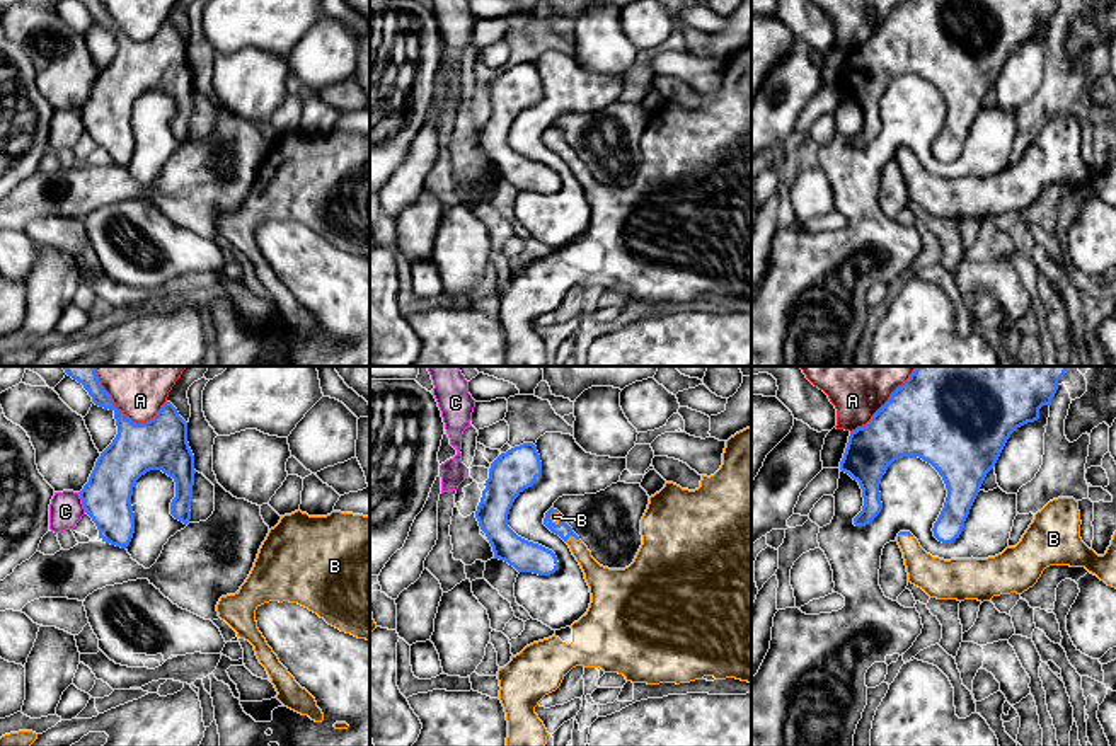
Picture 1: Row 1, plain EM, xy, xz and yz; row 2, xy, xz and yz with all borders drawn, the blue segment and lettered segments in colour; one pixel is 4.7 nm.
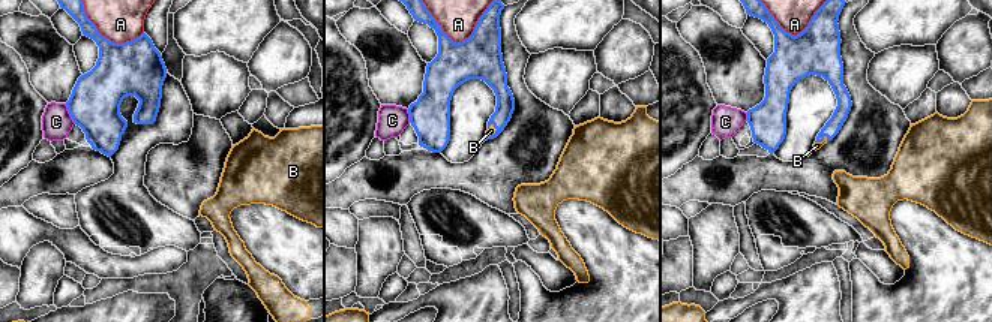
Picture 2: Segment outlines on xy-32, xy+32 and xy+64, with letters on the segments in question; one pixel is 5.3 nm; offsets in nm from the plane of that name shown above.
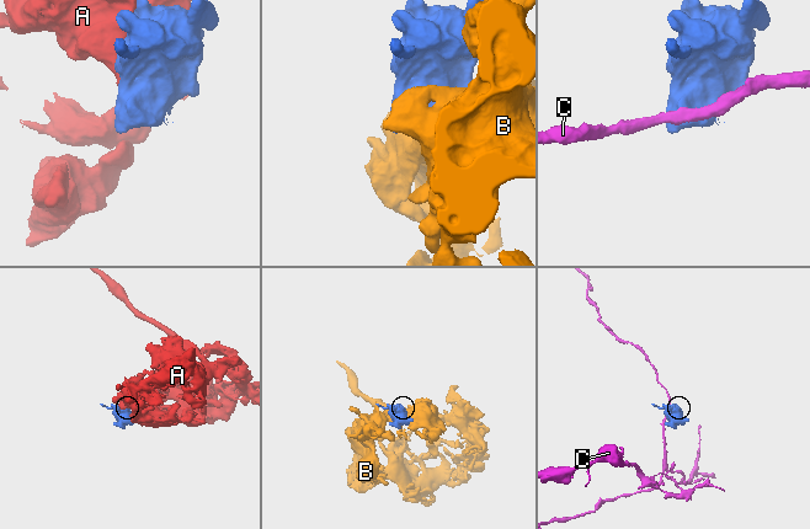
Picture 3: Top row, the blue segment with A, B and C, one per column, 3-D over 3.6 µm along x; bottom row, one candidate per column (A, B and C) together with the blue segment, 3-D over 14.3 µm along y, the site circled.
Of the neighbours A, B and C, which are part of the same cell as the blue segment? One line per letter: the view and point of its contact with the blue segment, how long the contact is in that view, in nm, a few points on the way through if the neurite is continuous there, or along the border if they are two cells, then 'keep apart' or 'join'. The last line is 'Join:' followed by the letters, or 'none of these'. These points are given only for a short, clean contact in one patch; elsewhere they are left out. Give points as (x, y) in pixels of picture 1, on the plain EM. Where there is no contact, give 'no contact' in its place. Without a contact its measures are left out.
A: meets blue in xy at (128, 36); contact 340 nm long; keep apart
B: meets blue in xz at (573, 154); contact 70 nm long; join
C: meets blue in xy at (82, 121); contact 100 nm long; border along xy (77, 111), (86, 130); keep apart
Join: B

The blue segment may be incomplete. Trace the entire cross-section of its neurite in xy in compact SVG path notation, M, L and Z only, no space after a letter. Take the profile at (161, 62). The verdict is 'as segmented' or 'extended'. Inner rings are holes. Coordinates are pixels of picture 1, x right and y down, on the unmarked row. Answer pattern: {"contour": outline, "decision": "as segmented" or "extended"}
{"contour": "M78 0L99 26L114 31L118 53L101 72L89 100L78 111L85 131L106 162L126 167L135 152L131 124L136 99L150 89L162 89L175 100L170 133L184 143L191 138L194 73L187 61L187 41L165 20L157 34L136 43L114 26L101 0Z", "decision": "as segmented"}

